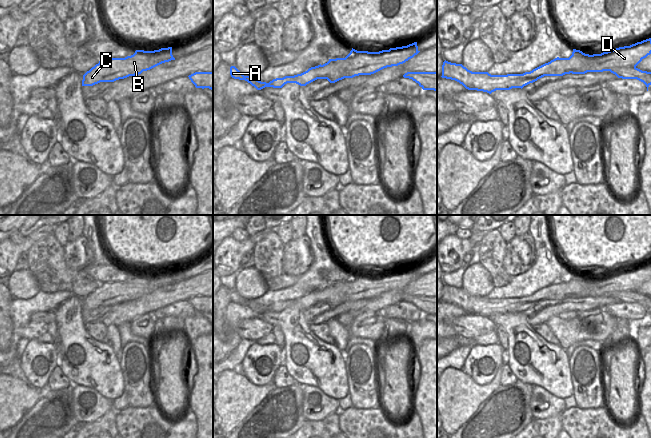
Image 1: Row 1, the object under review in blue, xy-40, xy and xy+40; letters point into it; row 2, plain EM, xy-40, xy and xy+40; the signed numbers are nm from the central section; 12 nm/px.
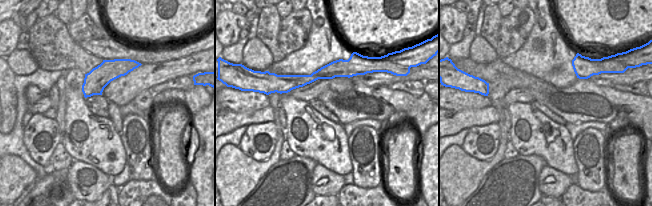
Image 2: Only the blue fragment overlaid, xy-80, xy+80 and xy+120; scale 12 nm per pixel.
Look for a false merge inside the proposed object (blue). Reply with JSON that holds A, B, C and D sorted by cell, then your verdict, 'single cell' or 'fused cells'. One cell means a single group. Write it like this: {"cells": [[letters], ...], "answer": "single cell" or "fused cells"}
{"cells": [["A"], ["B", "C", "D"]], "answer": "fused cells"}

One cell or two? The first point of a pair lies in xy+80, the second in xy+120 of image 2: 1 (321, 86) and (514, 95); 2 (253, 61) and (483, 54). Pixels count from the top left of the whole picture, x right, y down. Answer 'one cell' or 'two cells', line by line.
1: one cell
2: one cell

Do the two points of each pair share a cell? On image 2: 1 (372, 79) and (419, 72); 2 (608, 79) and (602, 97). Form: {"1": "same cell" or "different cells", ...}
{"1": "same cell", "2": "different cells"}

